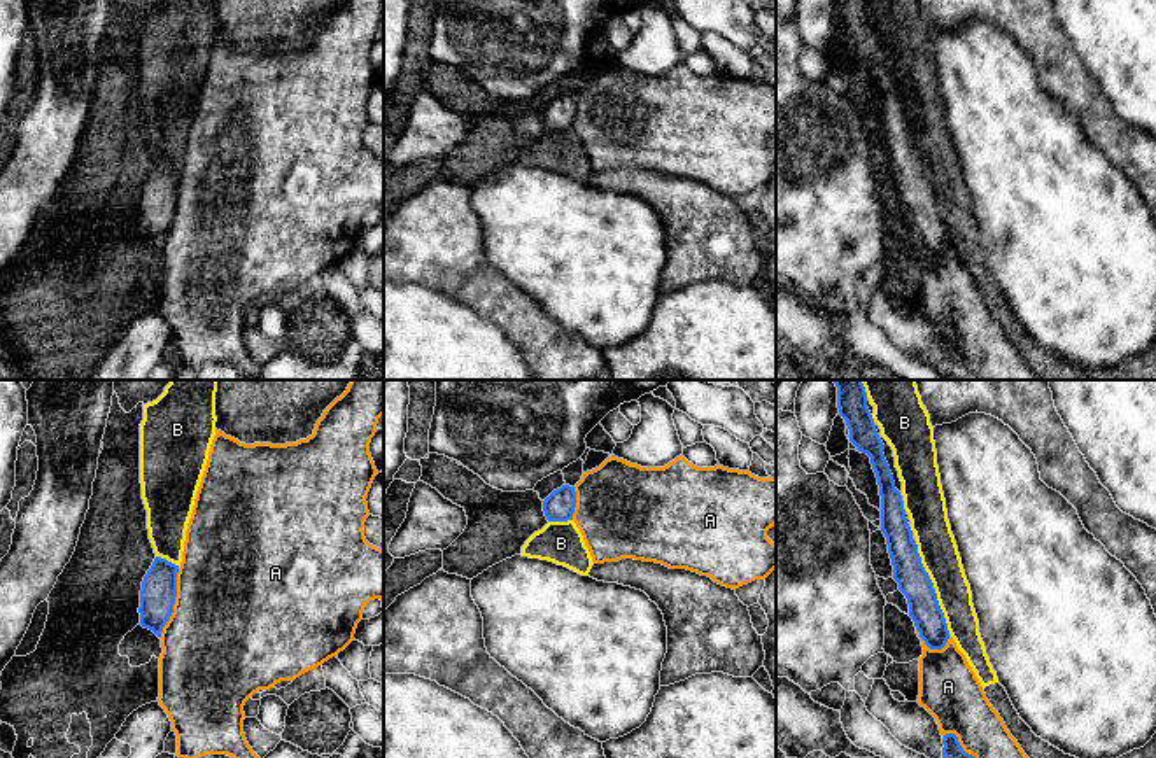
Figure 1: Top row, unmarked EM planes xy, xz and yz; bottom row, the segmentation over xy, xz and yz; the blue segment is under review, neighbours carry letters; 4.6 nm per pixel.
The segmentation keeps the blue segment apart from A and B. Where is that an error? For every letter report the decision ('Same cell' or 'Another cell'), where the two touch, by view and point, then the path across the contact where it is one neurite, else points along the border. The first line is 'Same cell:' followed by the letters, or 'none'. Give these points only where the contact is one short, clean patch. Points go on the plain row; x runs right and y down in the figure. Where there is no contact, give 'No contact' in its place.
Same cell: none
A: Another cell. Touches blue at xy (174, 210)
B: Another cell. Touches blue at yz (932, 195)

